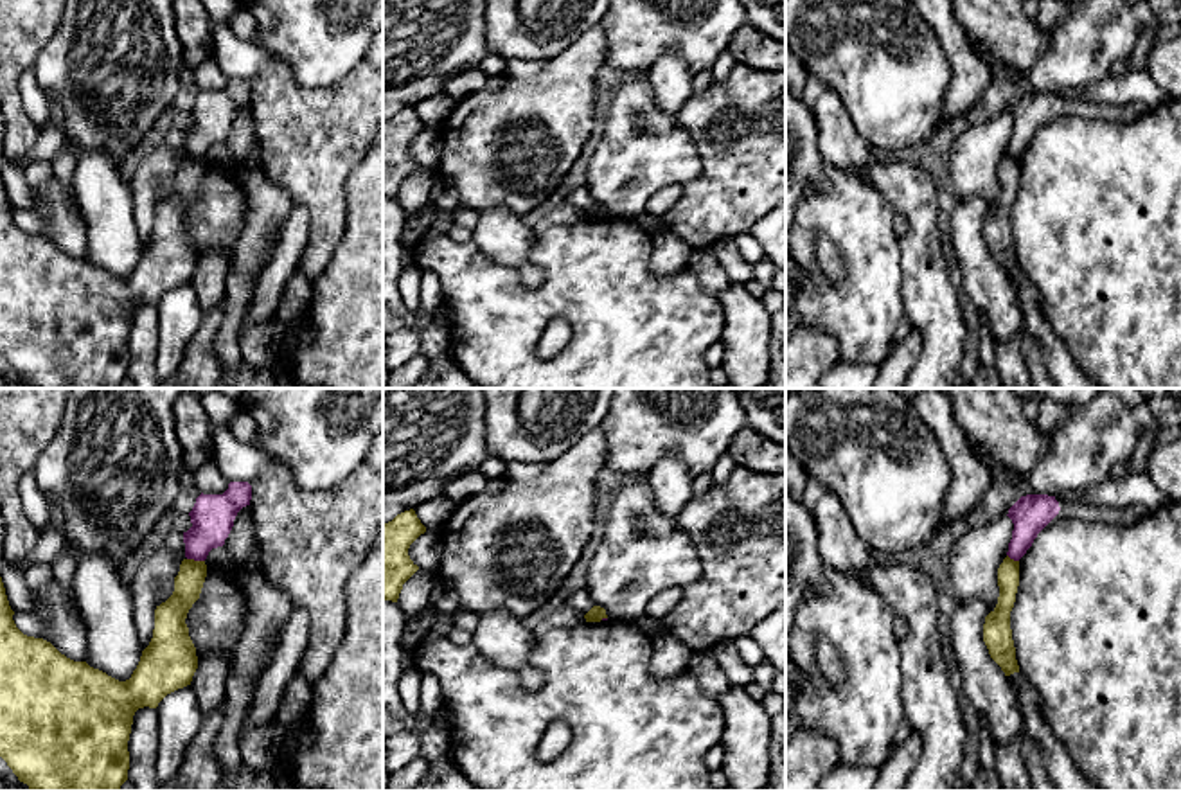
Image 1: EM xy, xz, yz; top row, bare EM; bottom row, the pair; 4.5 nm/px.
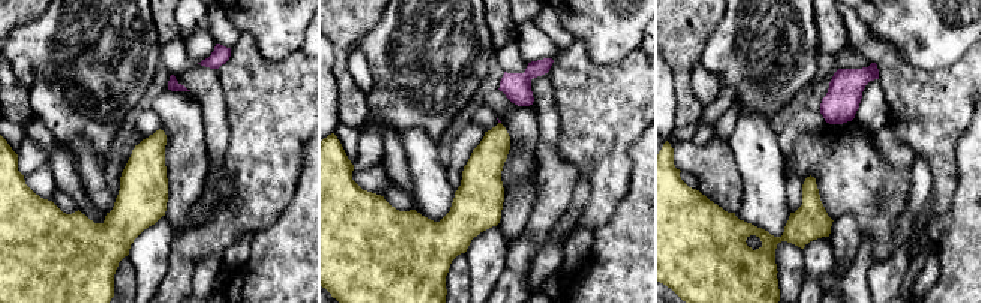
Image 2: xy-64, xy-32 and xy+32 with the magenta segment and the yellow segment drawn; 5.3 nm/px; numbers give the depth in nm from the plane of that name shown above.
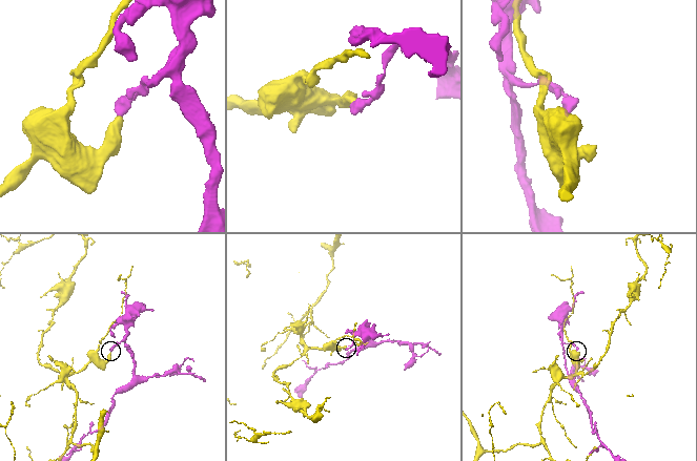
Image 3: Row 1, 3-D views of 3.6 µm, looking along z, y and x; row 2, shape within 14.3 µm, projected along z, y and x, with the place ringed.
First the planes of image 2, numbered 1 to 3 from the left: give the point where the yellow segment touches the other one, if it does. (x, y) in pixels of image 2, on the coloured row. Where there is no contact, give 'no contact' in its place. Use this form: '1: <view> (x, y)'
1: no contact
2: no contact
3: no contact

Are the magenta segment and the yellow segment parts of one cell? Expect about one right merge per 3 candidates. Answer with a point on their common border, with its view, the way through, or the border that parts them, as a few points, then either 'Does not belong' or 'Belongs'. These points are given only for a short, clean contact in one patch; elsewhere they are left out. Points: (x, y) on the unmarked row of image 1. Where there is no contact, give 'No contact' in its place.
Touches magenta at xy (196, 157). Boundary: xy (187, 155), (204, 159). Does not belong

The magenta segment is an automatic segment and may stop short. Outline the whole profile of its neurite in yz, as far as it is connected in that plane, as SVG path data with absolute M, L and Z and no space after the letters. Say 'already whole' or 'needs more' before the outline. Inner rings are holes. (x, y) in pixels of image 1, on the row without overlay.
already whole; M1026 92L1010 106L1008 115L1014 120L1012 137L1007 153L1019 158L1032 144L1037 131L1059 111L1061 104L1055 93Z

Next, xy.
already whole; M230 79L223 92L200 92L189 110L192 124L183 129L185 155L205 158L212 146L223 144L237 110L250 102L252 83Z

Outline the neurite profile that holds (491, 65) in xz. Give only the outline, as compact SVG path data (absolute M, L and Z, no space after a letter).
M491 52L480 63L480 70L487 77L505 76L505 67L507 67L507 59Z

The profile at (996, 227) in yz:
M1008 153L998 165L999 194L996 205L985 214L983 239L989 246L990 255L1001 264L1005 273L1019 270L1016 257L1016 244L1010 227L1010 209L1016 200L1019 183L1019 158Z

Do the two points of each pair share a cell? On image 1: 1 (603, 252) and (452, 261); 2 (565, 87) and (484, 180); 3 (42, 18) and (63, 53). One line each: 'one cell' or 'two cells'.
1: one cell
2: one cell
3: two cells

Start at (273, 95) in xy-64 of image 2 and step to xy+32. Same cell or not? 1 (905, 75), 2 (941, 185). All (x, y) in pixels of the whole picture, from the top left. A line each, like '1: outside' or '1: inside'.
1: inside
2: inside

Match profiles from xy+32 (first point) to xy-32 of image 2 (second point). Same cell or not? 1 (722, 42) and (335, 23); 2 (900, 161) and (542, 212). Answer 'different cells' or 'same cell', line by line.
1: different cells
2: same cell

